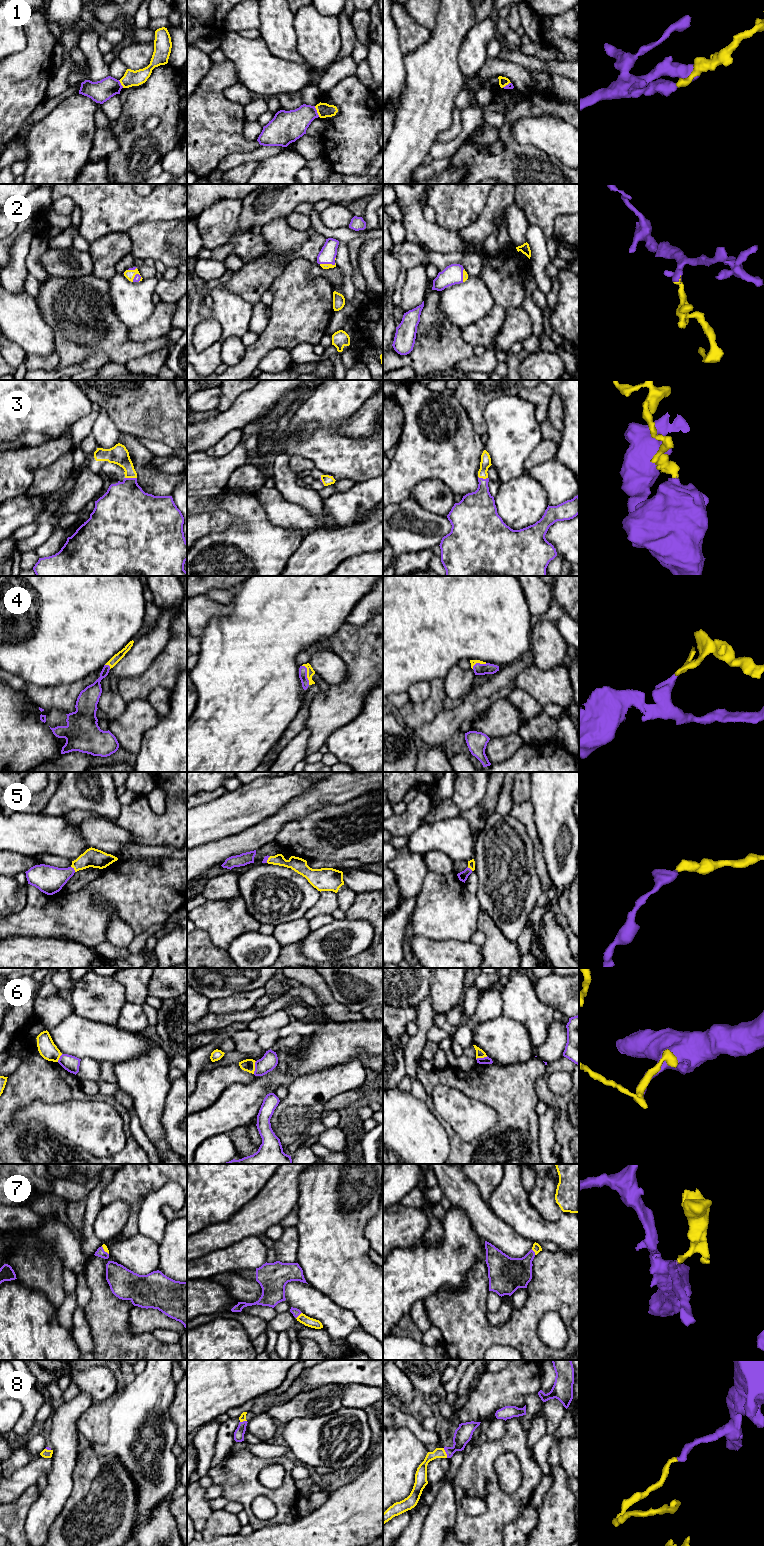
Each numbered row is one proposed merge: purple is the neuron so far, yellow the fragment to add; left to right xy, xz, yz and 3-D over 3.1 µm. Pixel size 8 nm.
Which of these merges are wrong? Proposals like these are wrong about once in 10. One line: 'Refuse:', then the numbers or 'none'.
Refuse: 1, 6

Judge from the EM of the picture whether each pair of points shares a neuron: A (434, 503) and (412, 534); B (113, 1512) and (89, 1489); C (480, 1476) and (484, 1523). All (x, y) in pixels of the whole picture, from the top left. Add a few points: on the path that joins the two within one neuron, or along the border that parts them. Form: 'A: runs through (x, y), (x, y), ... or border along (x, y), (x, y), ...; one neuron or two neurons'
A: border along (410, 496), (423, 507), (446, 516); two neurons
B: runs through (107, 1507), (95, 1495); one neuron
C: runs through (492, 1482), (492, 1509); one neuron

